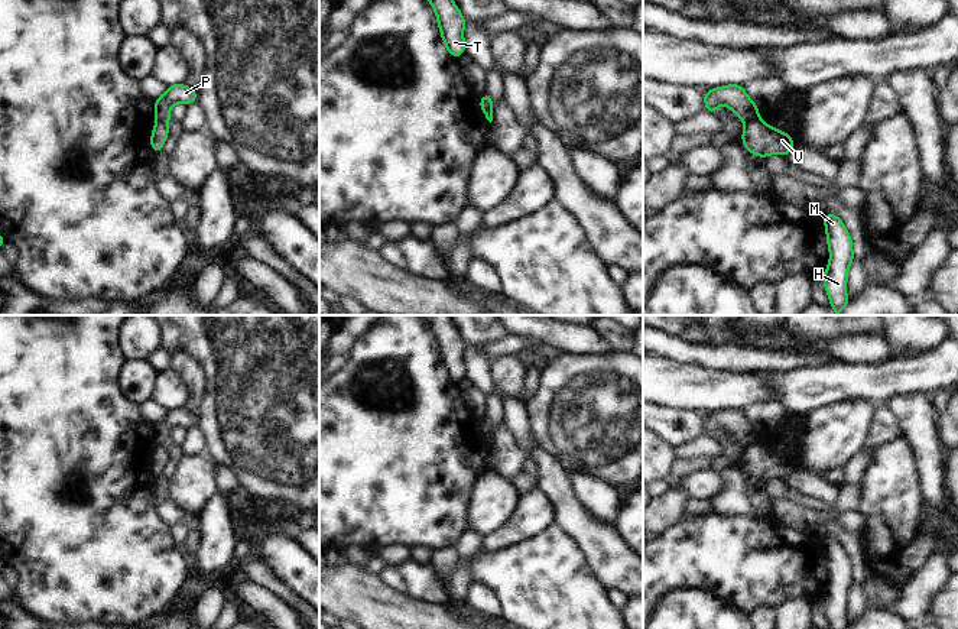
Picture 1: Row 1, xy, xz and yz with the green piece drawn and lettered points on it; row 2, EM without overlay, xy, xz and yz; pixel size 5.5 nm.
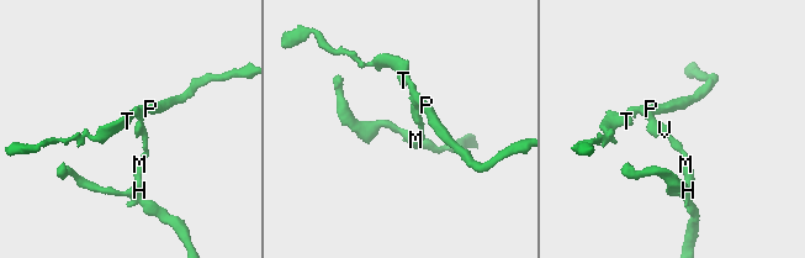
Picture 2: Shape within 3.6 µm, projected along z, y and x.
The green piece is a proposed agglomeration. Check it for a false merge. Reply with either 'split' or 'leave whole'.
split

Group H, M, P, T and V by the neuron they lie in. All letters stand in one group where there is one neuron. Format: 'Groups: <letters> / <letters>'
Groups: H M V / P T.

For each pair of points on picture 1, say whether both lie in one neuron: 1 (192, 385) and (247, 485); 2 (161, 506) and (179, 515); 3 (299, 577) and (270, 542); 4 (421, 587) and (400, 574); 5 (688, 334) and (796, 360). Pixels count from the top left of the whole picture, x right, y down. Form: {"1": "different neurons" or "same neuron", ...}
{"1": "different neurons", "2": "same neuron", "3": "same neuron", "4": "same neuron", "5": "different neurons"}

